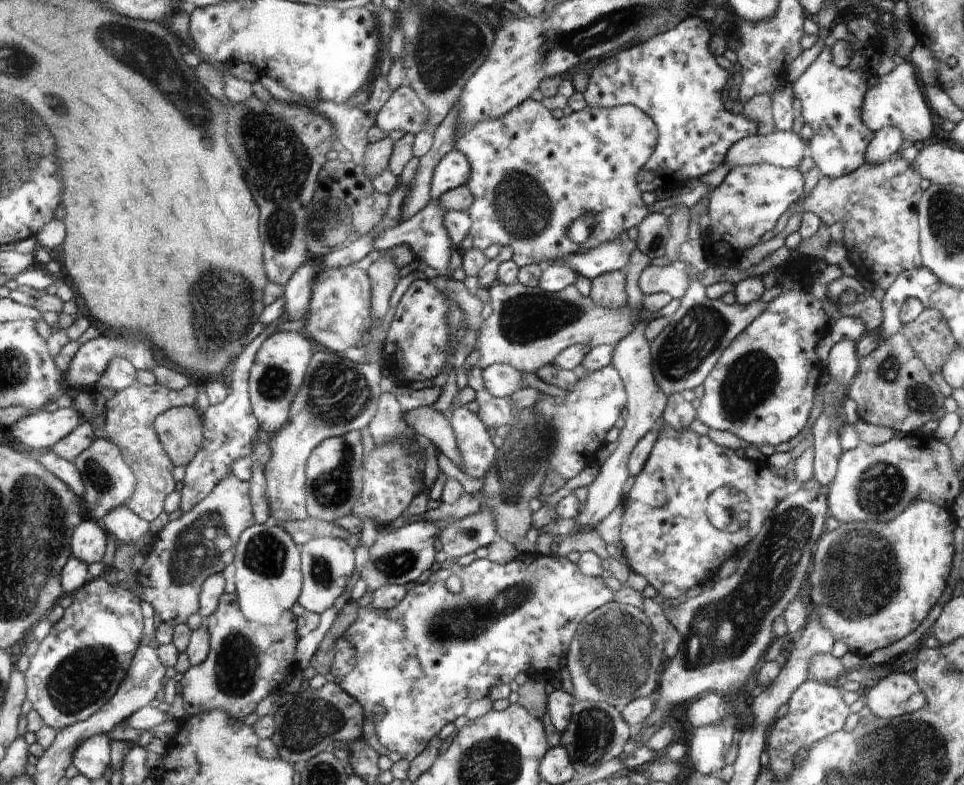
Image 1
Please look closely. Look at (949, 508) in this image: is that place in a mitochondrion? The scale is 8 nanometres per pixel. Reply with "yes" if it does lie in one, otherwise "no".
no

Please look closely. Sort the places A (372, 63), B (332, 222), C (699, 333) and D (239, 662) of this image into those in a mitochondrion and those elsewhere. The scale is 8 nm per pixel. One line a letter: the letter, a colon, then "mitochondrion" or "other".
A: other
B: mitochondrion
C: mitochondrion
D: mitochondrion

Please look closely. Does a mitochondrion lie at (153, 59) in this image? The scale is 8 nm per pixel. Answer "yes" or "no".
yes

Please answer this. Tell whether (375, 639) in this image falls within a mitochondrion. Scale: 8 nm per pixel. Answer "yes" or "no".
no

